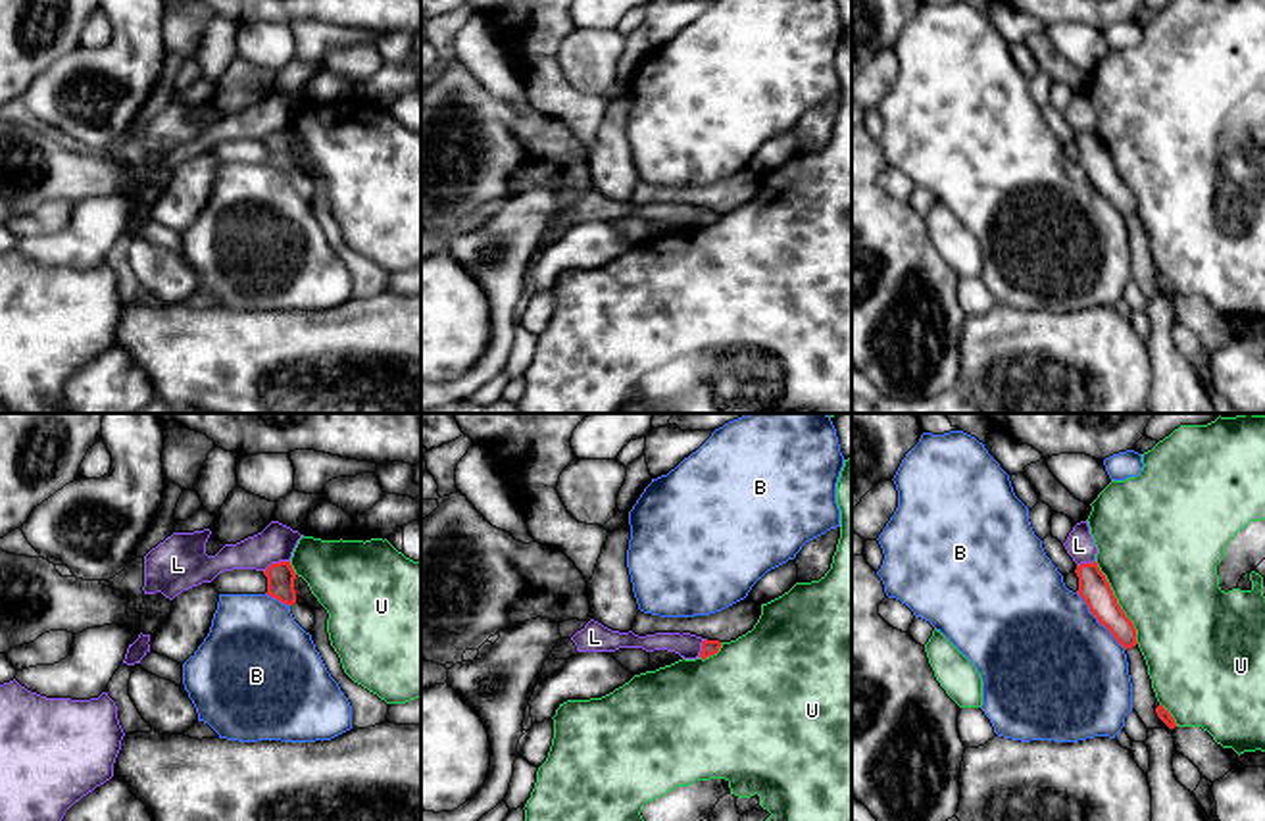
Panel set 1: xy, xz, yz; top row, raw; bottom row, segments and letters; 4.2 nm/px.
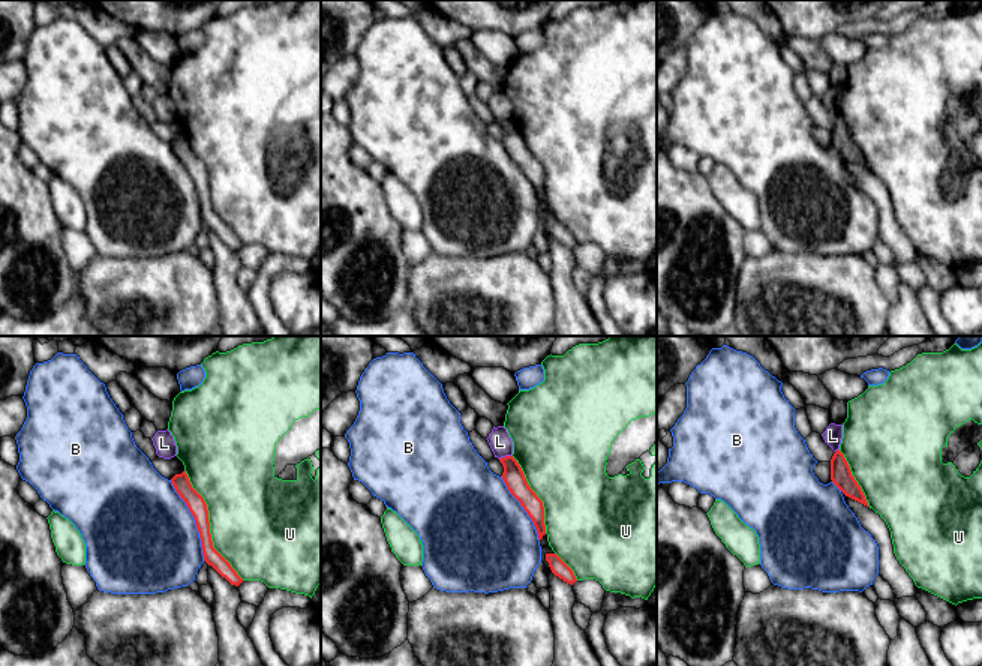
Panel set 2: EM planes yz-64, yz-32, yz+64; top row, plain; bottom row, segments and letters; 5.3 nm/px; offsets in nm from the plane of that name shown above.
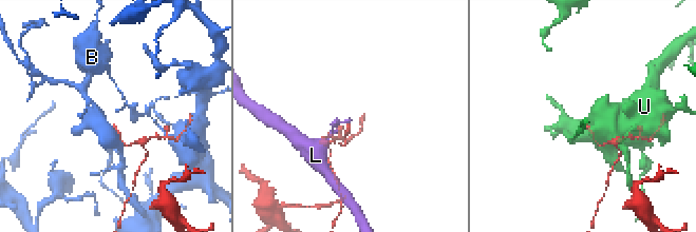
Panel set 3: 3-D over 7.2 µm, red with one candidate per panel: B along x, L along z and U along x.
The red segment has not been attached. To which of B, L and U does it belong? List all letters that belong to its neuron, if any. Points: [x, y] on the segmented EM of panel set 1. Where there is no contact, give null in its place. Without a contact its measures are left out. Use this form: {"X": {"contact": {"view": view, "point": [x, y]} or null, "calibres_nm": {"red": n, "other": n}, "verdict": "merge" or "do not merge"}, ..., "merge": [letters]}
{"B": {"contact": {"view": "yz", "point": [1098, 621]}, "calibres_nm": {"red": 130, "other": 500}, "verdict": "do not merge"}, "L": {"contact": {"view": "xy", "point": [275, 564]}, "calibres_nm": {"red": 120, "other": 160}, "verdict": "do not merge"}, "U": {"contact": {"view": "yz", "point": [1116, 602]}, "calibres_nm": {"red": 130, "other": 460}, "verdict": "do not merge"}, "merge": []}

